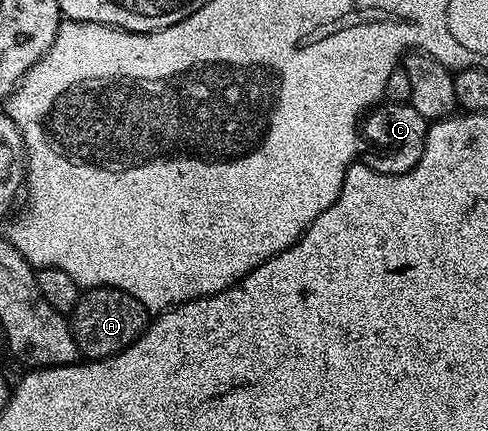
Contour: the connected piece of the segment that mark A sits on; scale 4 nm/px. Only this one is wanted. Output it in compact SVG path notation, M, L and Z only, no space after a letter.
M89 288L81 295L80 301L70 313L74 342L81 357L88 360L104 360L108 356L126 350L135 340L140 339L150 323L147 308L130 294L117 288Z

